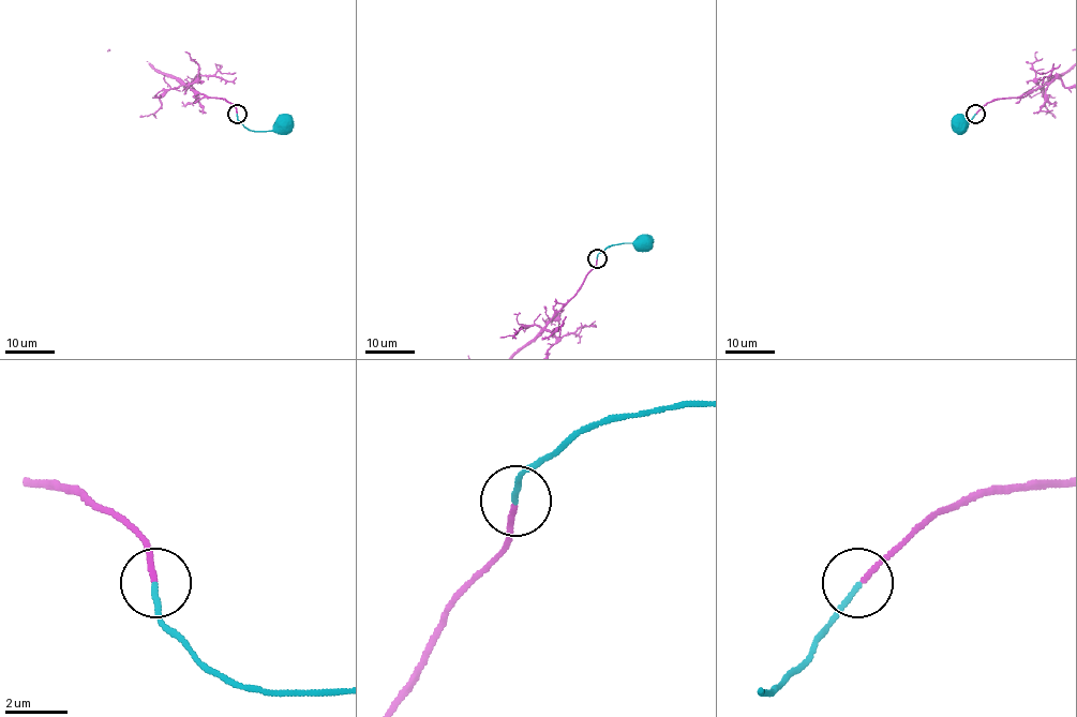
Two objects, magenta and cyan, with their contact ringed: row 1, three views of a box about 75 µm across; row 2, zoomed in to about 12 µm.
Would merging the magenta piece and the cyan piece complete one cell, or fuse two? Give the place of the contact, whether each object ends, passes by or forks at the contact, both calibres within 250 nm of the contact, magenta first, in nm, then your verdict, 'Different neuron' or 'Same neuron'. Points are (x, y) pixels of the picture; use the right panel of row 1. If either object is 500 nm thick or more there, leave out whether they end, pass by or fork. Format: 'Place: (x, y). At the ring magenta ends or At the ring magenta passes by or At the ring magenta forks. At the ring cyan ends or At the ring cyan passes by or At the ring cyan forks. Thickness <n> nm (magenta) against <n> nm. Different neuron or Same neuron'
Place: (975, 114). At the ring magenta ends. At the ring cyan ends. Thickness 170 nm (magenta) against 160 nm. Same neuron

